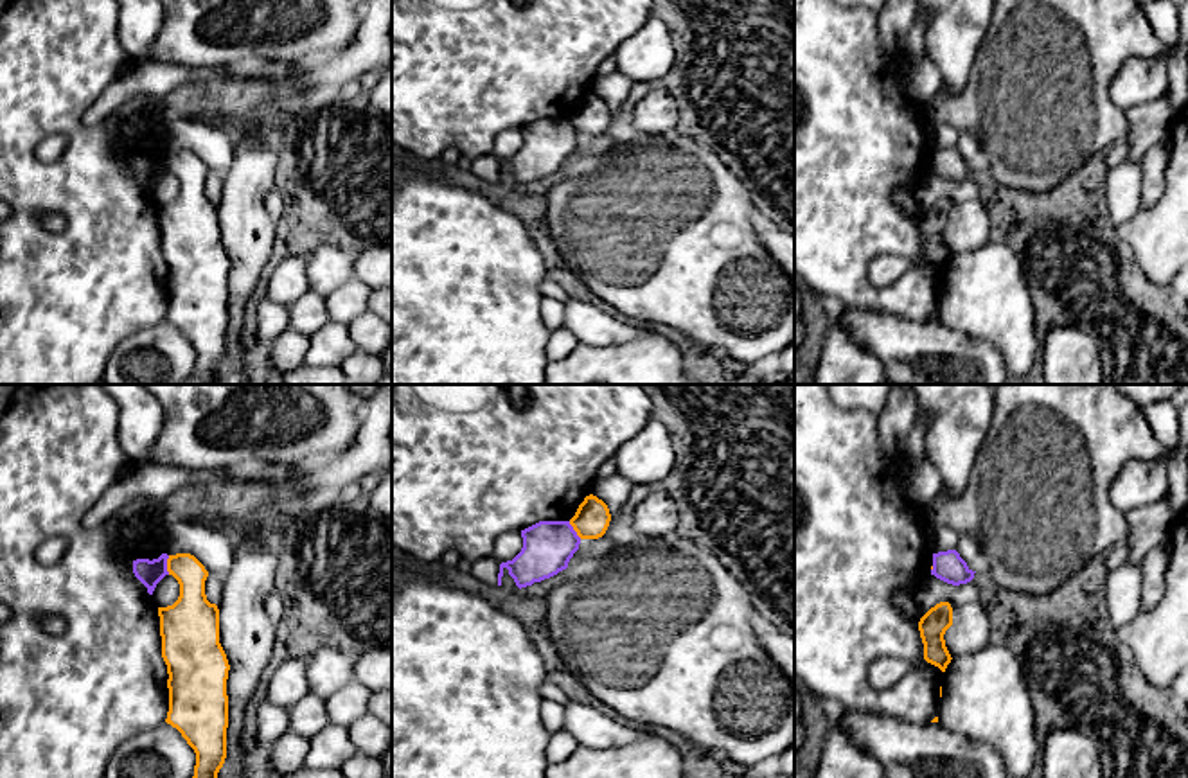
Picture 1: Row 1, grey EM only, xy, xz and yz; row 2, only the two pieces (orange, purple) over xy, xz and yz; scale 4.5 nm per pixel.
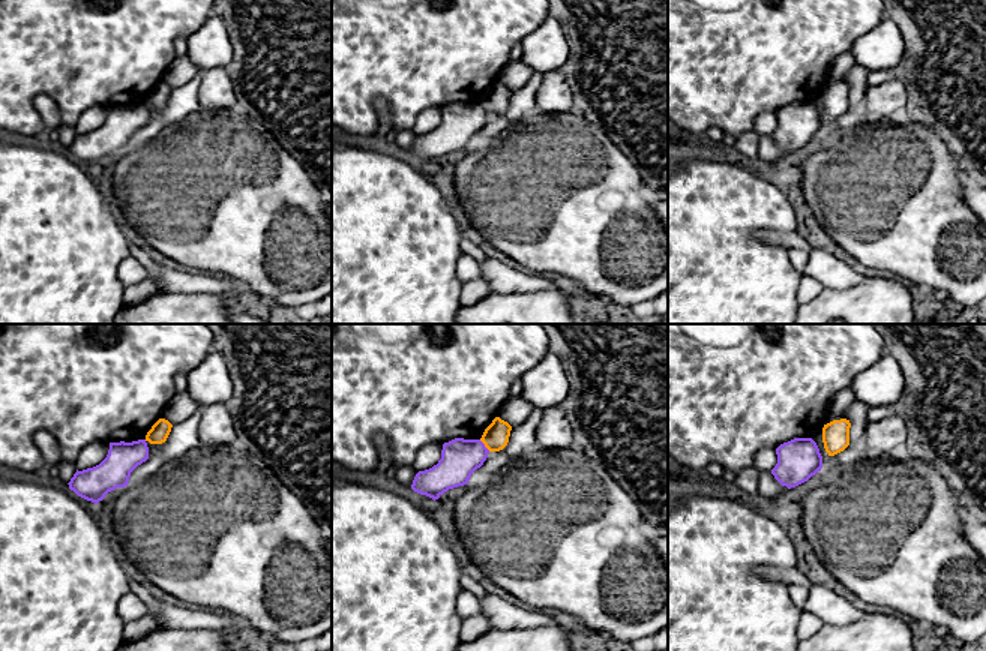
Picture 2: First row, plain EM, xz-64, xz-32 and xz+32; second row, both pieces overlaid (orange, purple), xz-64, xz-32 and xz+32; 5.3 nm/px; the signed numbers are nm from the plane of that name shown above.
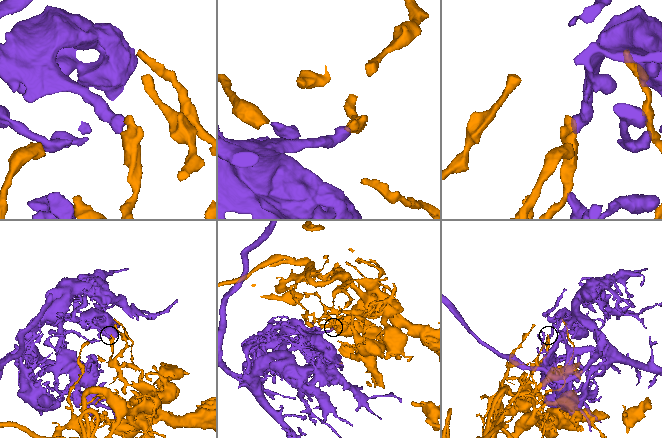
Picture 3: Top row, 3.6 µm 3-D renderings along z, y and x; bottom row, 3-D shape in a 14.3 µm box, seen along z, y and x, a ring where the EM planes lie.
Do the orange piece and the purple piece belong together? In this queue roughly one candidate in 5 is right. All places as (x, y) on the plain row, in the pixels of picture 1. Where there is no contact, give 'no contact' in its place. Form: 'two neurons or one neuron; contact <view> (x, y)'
two neurons; contact xy (168, 162)

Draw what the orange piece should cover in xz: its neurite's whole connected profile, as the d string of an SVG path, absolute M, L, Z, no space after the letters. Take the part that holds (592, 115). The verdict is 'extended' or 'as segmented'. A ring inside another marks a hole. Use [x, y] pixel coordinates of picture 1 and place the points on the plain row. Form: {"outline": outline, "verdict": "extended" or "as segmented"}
{"outline": "M590 92L579 102L570 122L581 137L598 137L606 131L611 119L607 102L597 93Z", "verdict": "as segmented"}

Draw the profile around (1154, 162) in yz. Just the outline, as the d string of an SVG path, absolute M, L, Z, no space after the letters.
M1170 142L1154 144L1143 156L1143 185L1139 208L1154 207L1165 190L1165 174L1170 162Z

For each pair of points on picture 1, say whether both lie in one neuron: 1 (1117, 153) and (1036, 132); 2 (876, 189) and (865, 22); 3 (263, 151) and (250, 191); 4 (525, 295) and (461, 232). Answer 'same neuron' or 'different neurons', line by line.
1: different neurons
2: same neuron
3: same neuron
4: same neuron

